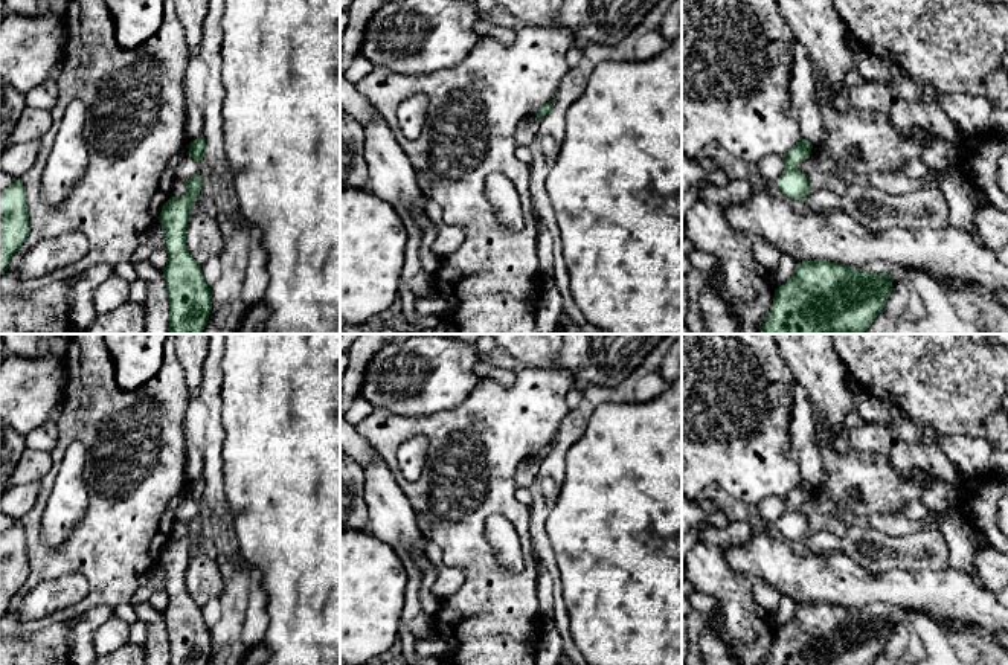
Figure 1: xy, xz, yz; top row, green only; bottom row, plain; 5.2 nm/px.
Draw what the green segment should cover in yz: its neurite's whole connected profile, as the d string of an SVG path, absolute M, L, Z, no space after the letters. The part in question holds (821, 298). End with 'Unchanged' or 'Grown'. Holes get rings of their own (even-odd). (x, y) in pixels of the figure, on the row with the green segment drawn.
M802 261L791 278L775 290L775 299L759 334L863 334L883 311L892 291L889 273L868 273L830 261Z. Unchanged

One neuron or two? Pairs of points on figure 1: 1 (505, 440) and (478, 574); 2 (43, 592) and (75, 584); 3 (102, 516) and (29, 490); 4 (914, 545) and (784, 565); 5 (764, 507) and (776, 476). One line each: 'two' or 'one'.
1: one
2: one
3: two
4: two
5: two

